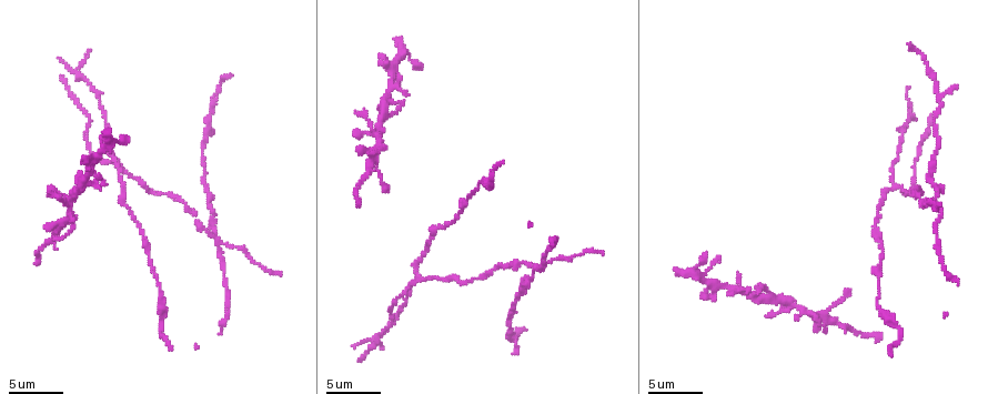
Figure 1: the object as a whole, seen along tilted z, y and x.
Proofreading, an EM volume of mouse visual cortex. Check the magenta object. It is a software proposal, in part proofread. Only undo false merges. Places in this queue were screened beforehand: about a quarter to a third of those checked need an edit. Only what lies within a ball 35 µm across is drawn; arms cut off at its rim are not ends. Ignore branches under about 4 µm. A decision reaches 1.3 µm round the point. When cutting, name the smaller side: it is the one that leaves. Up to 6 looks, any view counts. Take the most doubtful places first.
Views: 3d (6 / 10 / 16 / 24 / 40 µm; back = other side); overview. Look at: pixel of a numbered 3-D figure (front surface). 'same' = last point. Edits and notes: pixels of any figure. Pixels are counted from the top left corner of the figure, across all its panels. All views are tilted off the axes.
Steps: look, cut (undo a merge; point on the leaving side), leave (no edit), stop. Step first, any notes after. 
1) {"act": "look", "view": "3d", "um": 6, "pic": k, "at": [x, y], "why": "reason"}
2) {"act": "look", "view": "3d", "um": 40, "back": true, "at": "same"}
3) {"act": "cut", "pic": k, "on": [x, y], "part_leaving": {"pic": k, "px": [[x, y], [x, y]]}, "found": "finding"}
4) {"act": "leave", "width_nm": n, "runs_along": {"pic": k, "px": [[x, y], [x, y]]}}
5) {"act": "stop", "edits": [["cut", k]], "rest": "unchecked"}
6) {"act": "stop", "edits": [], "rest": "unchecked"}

{"act": "look", "view": "3d", "um": 16, "pic": 1, "at": [59, 228], "why": "four or more arms meet"}

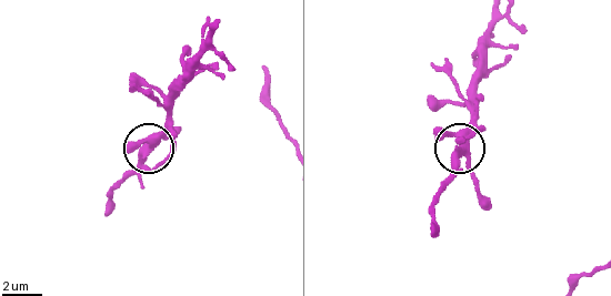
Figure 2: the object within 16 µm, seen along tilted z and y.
{"act": "leave", "arms": 4, "found": "all the same cell"}

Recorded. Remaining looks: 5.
{"act": "look", "view": "3d", "um": 10, "pic": 1, "at": [534, 272], "why": "four or more arms meet"}

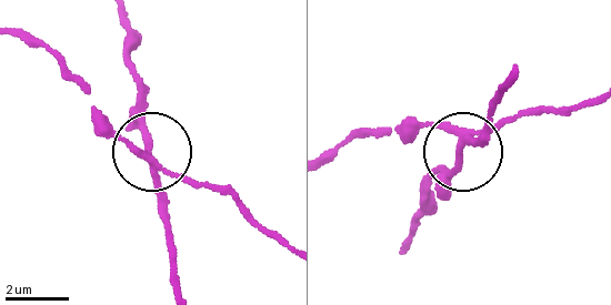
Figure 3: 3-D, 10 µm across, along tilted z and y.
{"act": "look", "view": "3d", "um": 10, "back": true, "pic": 3, "at": [461, 144]}

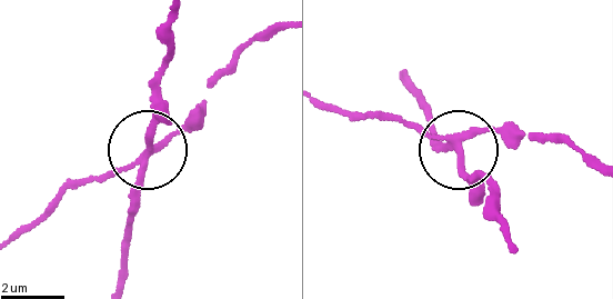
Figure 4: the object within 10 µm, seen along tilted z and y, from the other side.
{"act": "cut", "pic": 4, "on": [136, 203], "arms": 4, "part_leaving": {"pic": 4, "px": [[147, 152], [170, 13]]}, "found": "two cells meet here"}

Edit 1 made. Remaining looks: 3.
{"act": "look", "view": "3d", "um": 10, "pic": 1, "at": [420, 277], "why": "four arms meet"}

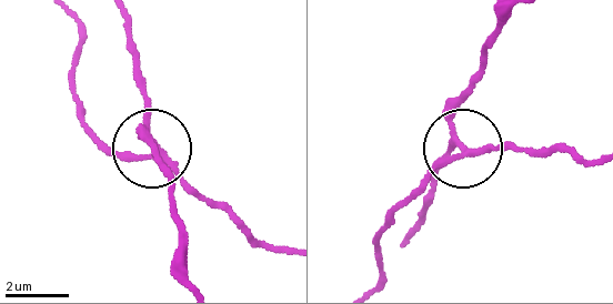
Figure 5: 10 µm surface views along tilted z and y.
{"act": "cut", "pic": 5, "on": [140, 129], "width_nm": 180, "found": "two cells meet here"}

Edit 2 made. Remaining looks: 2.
{"act": "stop", "edits": [["cut", 4], ["cut", 5]], "rest": "unchecked"}

